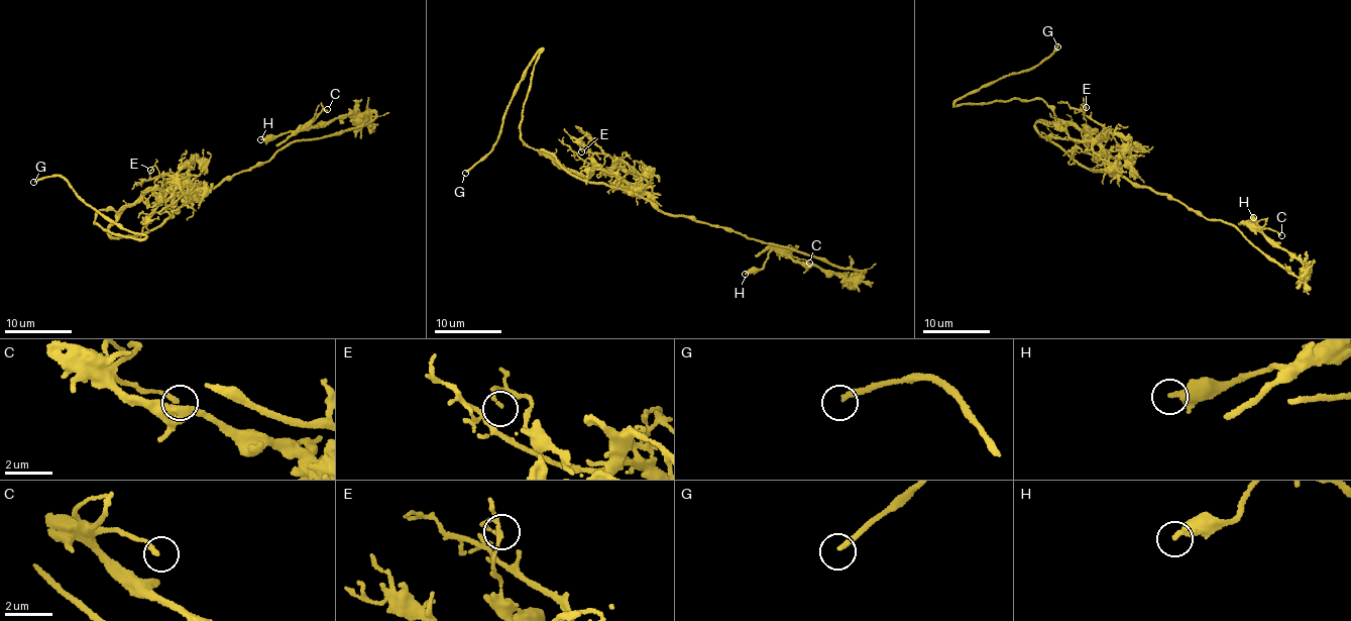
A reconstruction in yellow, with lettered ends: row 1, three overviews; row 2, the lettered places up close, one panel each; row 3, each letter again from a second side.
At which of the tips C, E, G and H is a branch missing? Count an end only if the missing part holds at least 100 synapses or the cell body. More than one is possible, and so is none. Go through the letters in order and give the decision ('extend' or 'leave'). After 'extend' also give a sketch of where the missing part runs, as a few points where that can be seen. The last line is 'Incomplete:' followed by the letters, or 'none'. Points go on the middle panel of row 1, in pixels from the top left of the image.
C: leave
E: leave
G: extend; missing branch runs (465, 173), (457, 188)
H: leave
Incomplete: G

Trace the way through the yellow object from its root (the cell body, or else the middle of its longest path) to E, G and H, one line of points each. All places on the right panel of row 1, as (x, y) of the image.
E: (1115, 173), (1113, 158), (1089, 131), (1082, 104), (1086, 107)
G: (1115, 173), (1114, 161), (1098, 140), (1060, 120), (1042, 100), (953, 104), (1001, 78), (1035, 68), (1057, 46)
H: (1115, 173), (1198, 215), (1235, 226), (1263, 255), (1300, 277), (1302, 264), (1247, 223), (1256, 225), (1253, 217)

